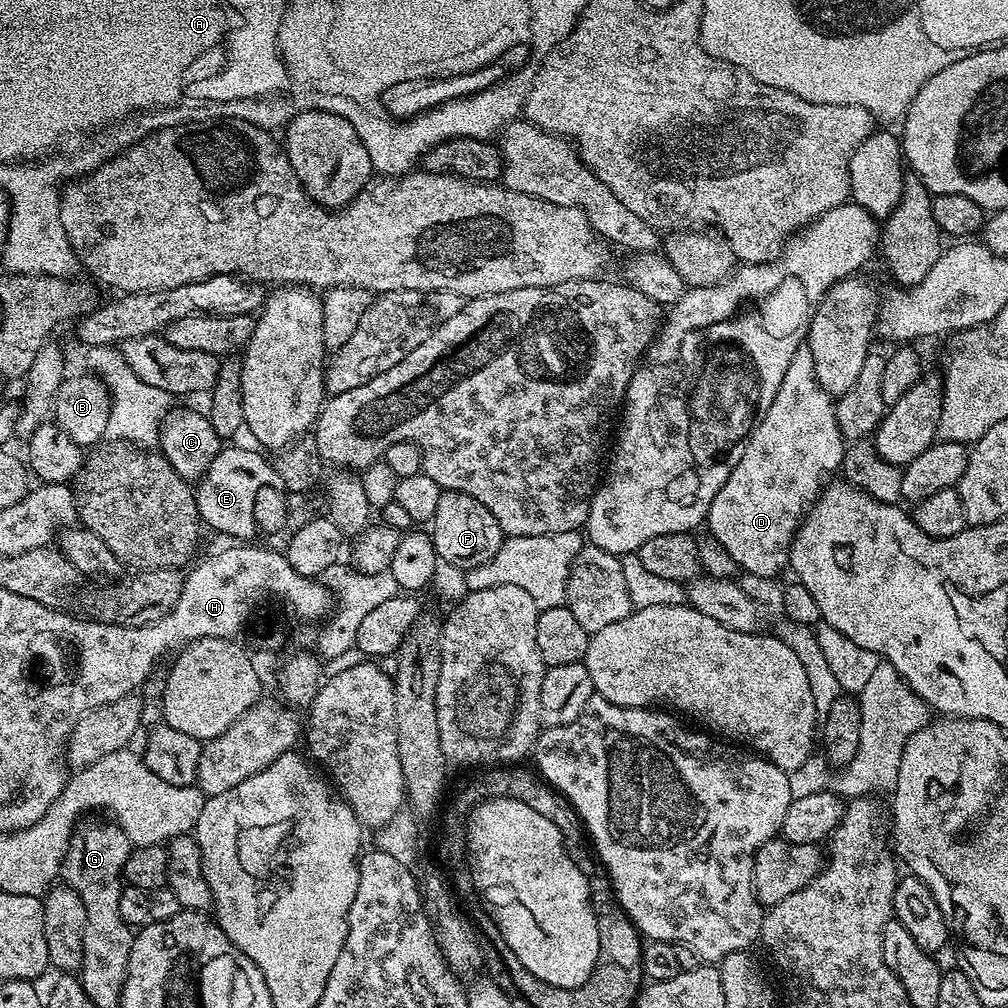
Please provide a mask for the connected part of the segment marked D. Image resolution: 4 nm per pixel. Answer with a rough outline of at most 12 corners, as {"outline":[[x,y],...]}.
{"outline":[[810,350],[786,366],[707,535],[779,577],[846,460]]}

